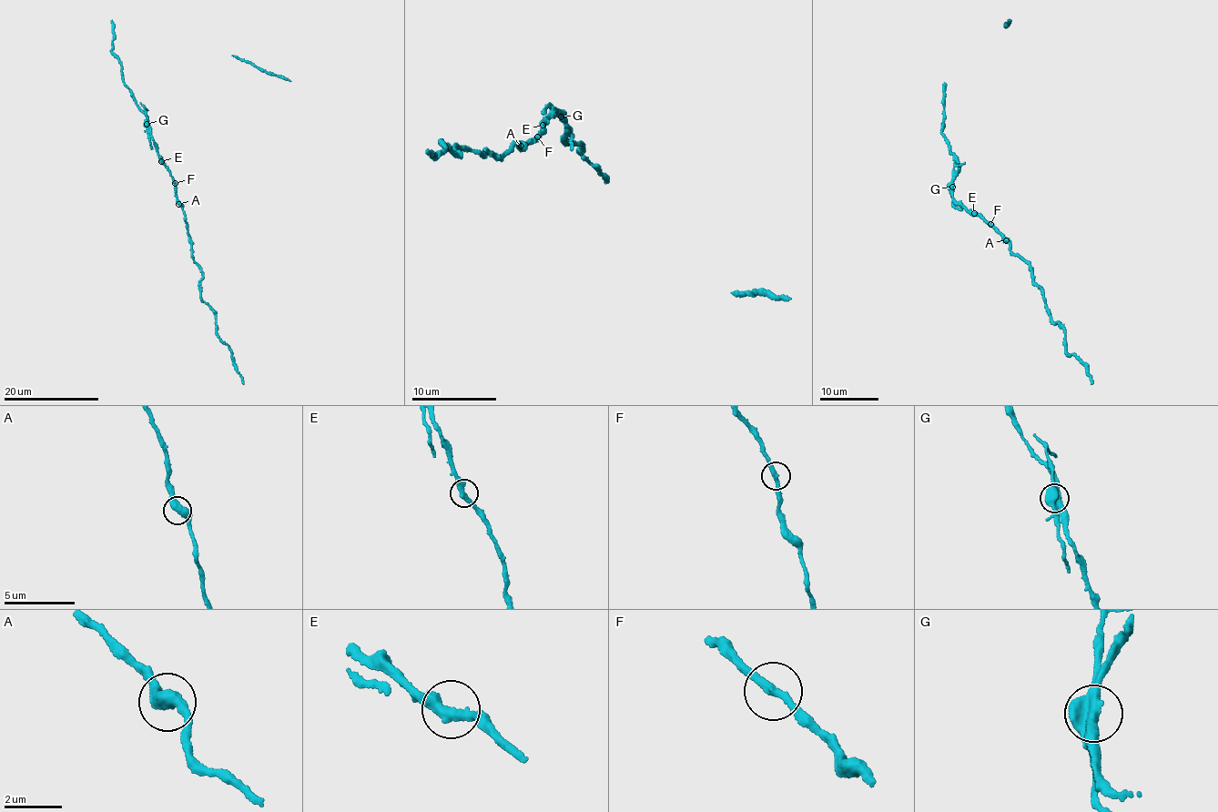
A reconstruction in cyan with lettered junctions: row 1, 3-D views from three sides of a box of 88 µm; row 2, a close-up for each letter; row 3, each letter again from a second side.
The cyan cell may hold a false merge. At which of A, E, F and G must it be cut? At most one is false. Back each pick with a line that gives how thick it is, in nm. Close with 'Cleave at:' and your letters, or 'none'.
G: 650 nm thick
Cleave at: G

